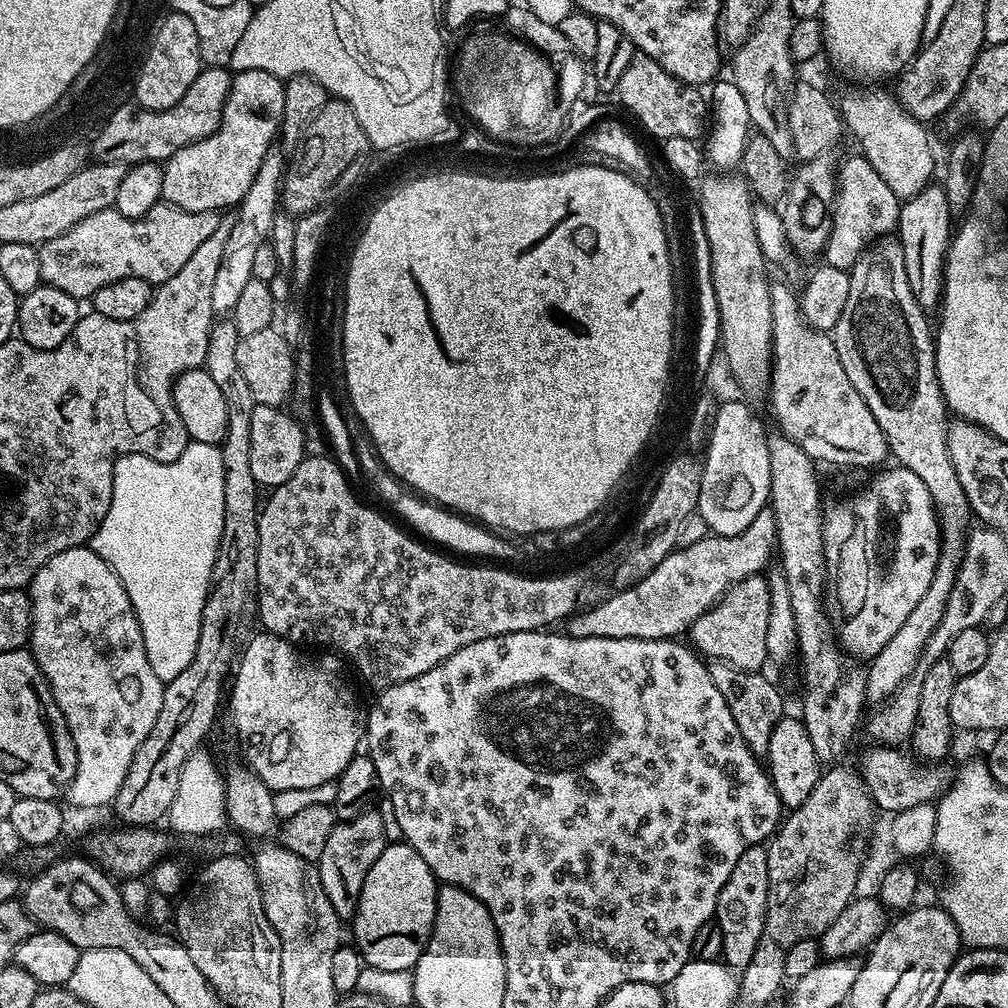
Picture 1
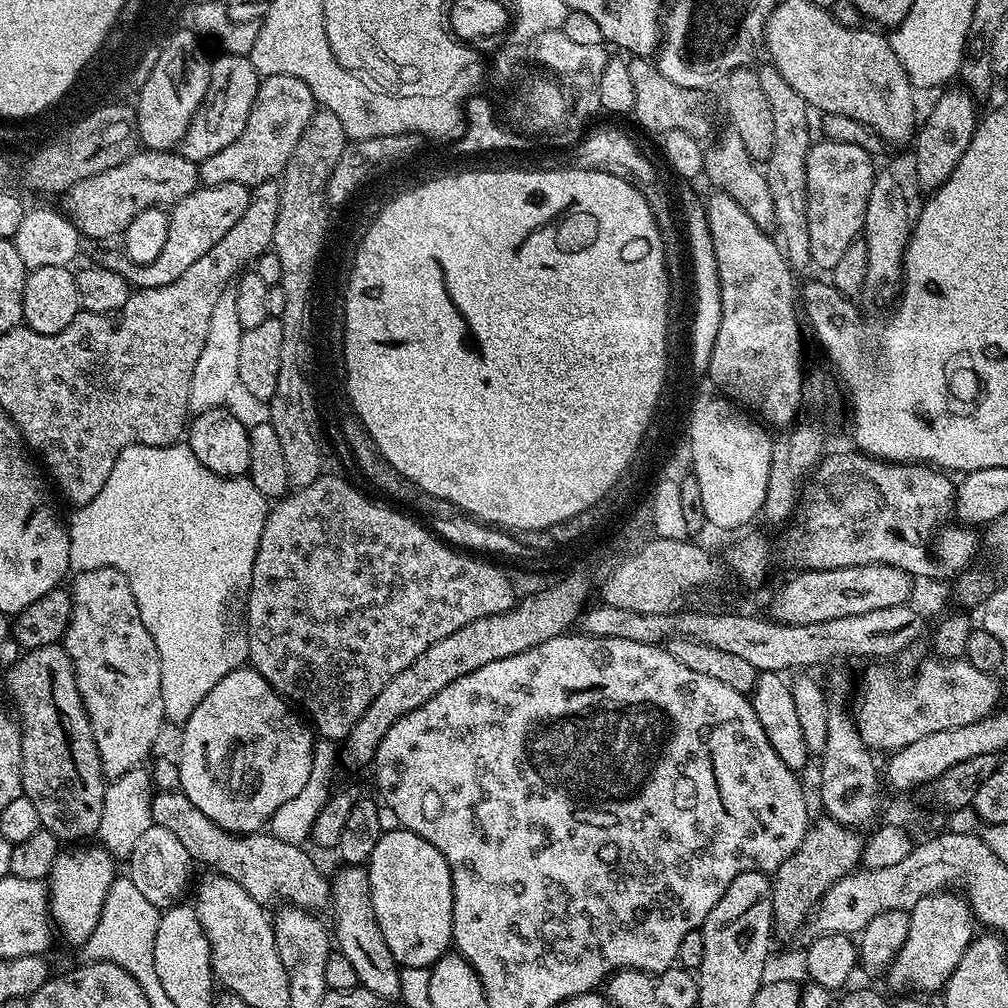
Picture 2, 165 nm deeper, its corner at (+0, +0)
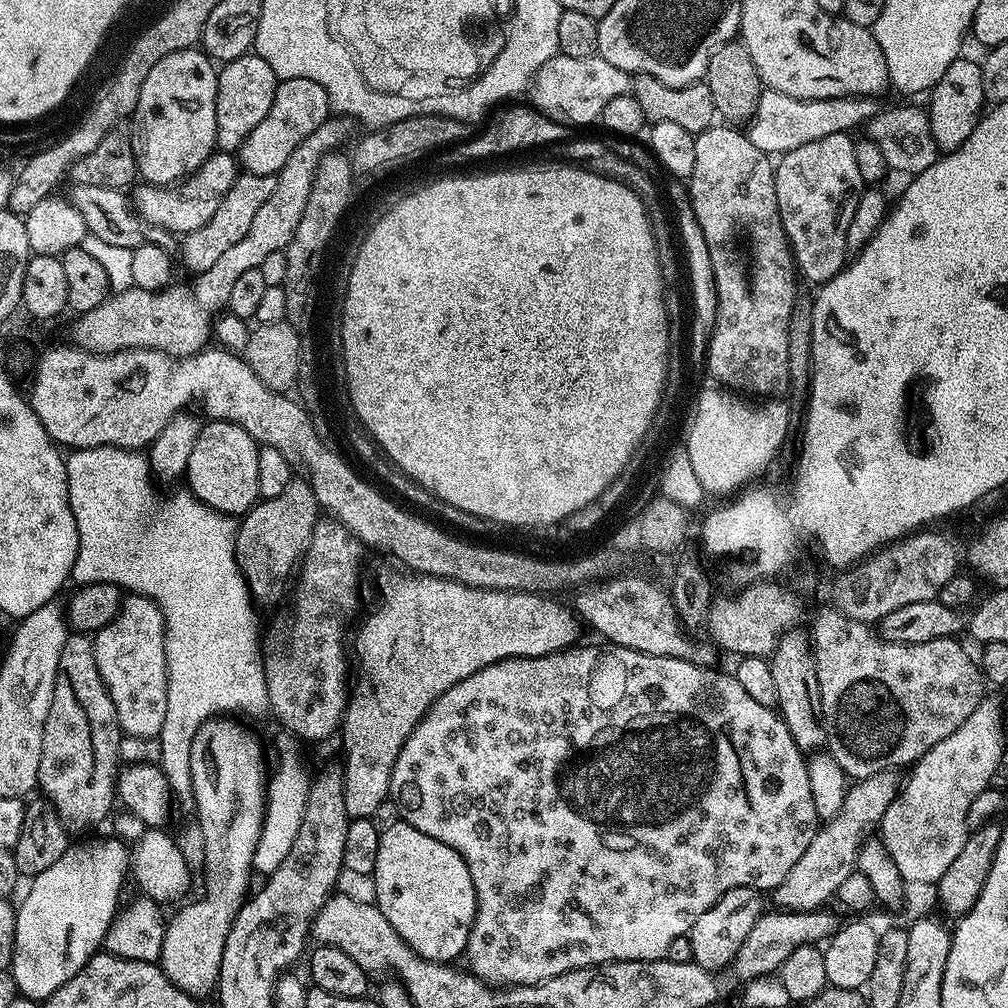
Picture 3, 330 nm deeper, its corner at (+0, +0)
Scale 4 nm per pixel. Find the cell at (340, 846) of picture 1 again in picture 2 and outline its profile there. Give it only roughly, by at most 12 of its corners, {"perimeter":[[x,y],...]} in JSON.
{"perimeter":[[364,864],[331,877],[334,944],[359,987],[400,995]]}

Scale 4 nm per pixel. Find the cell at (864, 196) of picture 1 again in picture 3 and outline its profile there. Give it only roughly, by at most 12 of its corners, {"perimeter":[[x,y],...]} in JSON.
{"perimeter":[[847,132],[783,153],[774,186],[799,275],[846,267],[866,187]]}

